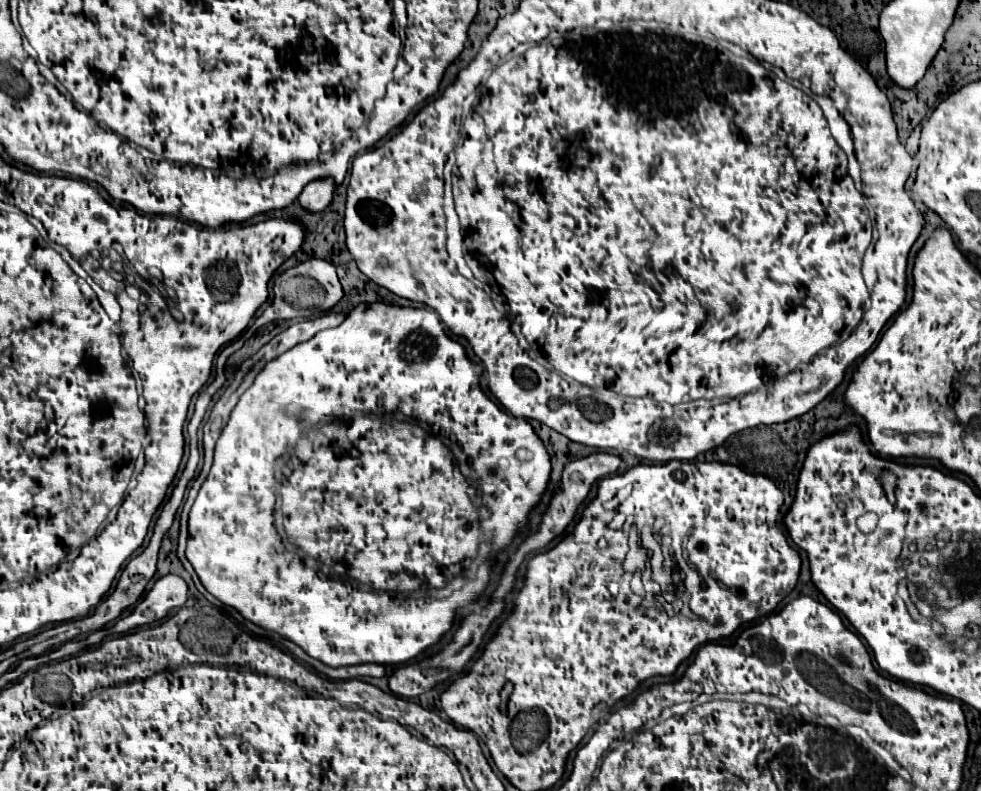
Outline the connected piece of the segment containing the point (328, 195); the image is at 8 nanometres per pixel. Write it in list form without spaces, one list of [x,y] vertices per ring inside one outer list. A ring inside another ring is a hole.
[[[314,179],[304,187],[298,201],[308,211],[322,211],[332,201],[334,189],[336,189],[334,179]]]

